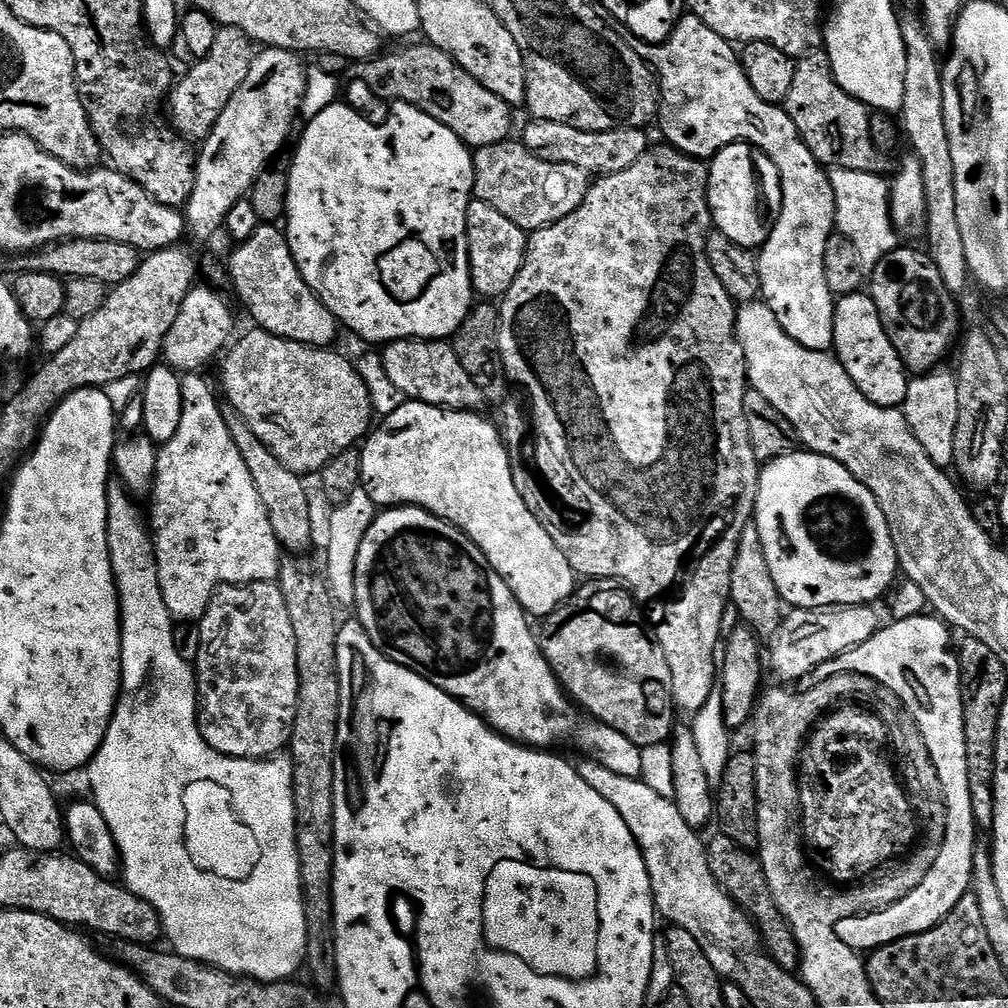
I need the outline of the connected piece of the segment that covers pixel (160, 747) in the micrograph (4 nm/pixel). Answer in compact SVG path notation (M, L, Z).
M112 482L108 485L108 549L110 550L110 558L112 559L112 573L116 579L116 589L120 595L120 633L122 634L122 650L120 651L120 674L122 677L122 691L120 699L116 703L116 713L112 716L112 721L108 727L108 733L104 736L104 745L96 752L96 757L92 759L90 767L87 769L88 780L92 783L91 799L98 806L98 810L102 810L102 818L106 818L106 826L110 826L110 834L116 843L116 851L120 854L120 862L122 865L123 887L134 893L138 898L142 898L146 902L150 902L150 906L154 906L154 910L159 914L162 921L162 932L170 943L171 951L178 956L185 956L187 960L196 960L199 964L211 964L213 968L220 968L224 972L233 972L235 976L243 976L259 980L261 982L284 982L295 974L299 968L305 967L306 961L306 910L304 909L304 891L302 890L302 874L300 873L300 854L296 845L296 798L295 789L292 788L292 761L288 758L269 758L266 760L235 760L232 756L223 756L218 750L211 748L204 736L200 733L198 723L198 681L193 665L189 661L182 658L182 654L178 654L178 650L174 646L174 617L168 612L166 602L162 598L162 590L158 582L158 566L156 565L156 546L152 543L152 534L150 531L149 521L142 513L136 509L137 501L126 491L124 485L120 482Z

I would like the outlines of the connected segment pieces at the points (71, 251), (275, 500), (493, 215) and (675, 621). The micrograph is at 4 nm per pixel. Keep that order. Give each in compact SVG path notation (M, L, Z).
M61 240L59 244L47 244L44 248L35 248L32 252L23 253L19 257L20 272L41 272L51 276L59 276L65 281L74 278L94 278L109 286L126 282L138 270L142 253L139 248L126 242L113 240Z
M231 406L224 408L224 421L230 430L230 438L234 438L234 446L238 446L238 454L250 469L250 478L254 478L254 486L258 490L258 498L262 498L262 506L266 506L266 514L270 518L270 526L274 526L274 534L281 549L288 554L304 554L311 549L312 538L310 528L309 503L306 502L305 487L301 480L301 473L291 472L246 426L242 419Z
M475 198L468 204L466 210L466 226L468 261L475 295L480 298L503 297L522 270L524 256L528 253L529 233L514 226L514 222L510 222L510 218L503 216L500 211L494 210L494 206Z
M738 530L738 534L730 536L728 546L710 546L707 551L712 556L712 562L704 565L704 580L696 580L694 586L687 583L683 585L682 590L690 590L686 593L686 598L677 595L674 606L662 621L658 630L655 631L655 638L662 646L666 654L666 662L670 662L670 674L672 675L672 700L681 713L689 712L695 714L700 712L706 704L713 699L712 687L718 684L718 649L722 644L722 614L726 611L726 606L732 599L730 590L730 578L734 574L734 558L738 552L738 542L740 535L744 530Z

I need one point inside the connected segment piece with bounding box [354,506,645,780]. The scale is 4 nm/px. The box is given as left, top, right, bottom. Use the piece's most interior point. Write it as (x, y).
(427, 597)

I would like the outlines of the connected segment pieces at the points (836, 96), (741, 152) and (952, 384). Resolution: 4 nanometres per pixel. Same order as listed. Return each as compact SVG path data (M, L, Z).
M817 50L796 60L794 82L782 105L806 142L810 154L825 169L887 173L889 157L878 151L870 138L870 109L855 100L834 78L827 51Z
M738 143L738 144L727 144L725 148L719 149L711 157L710 167L708 170L708 208L712 212L712 222L715 228L715 231L726 234L726 238L730 238L730 242L738 242L738 246L743 248L751 248L753 250L759 250L764 247L765 242L770 238L772 233L773 226L776 225L776 219L778 214L782 210L782 190L780 189L780 175L778 170L774 166L774 162L768 155L762 151L761 148L754 148L751 144Z
M937 366L908 381L902 411L914 438L922 442L922 450L930 454L930 462L948 470L954 464L954 430L958 430L958 386L956 373L951 367Z

